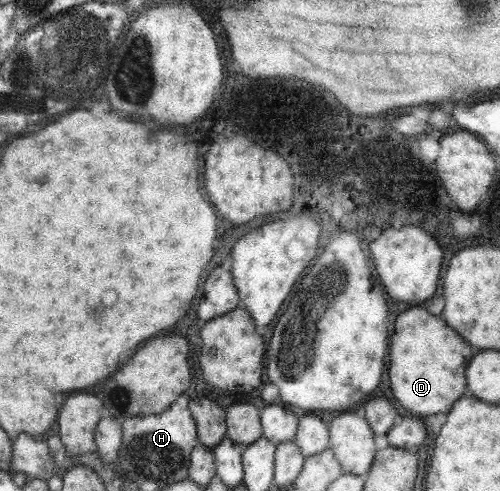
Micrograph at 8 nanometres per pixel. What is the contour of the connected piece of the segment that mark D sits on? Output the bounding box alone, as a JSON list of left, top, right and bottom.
[389,305,473,417]

